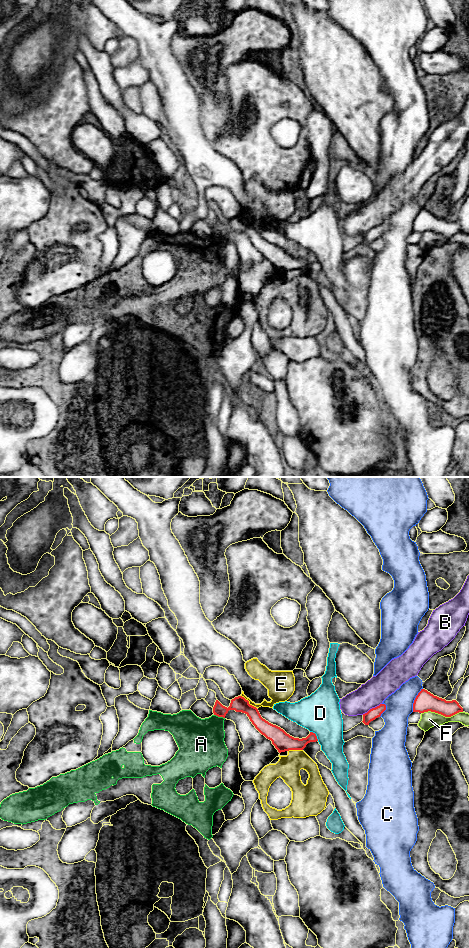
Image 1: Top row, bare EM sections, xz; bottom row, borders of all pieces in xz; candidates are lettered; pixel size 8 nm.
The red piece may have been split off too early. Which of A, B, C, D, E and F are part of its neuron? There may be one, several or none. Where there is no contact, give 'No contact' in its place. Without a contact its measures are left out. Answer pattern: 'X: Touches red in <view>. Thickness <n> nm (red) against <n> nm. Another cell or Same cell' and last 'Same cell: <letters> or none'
A: Touches red in xz. Thickness 120 nm (red) against 360 nm. Another cell
B: Touches red in xz. Thickness 90 nm (red) against 200 nm. Another cell
C: Touches red in xz. Thickness 160 nm (red) against 220 nm. Another cell
D: Touches red in xz. Thickness 140 nm (red) against 320 nm. Another cell
E: Touches red in xz. Thickness 120 nm (red) against 160 nm. Another cell
F: Touches red in xz. Thickness 160 nm (red) against 130 nm. Another cell
Same cell: none

